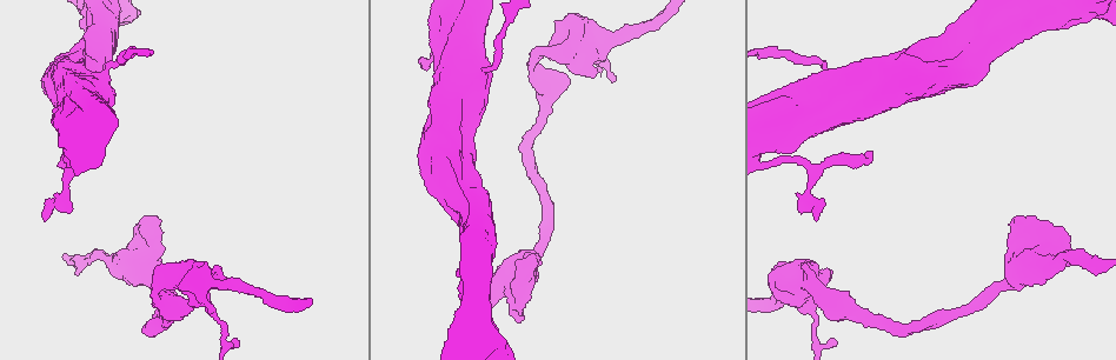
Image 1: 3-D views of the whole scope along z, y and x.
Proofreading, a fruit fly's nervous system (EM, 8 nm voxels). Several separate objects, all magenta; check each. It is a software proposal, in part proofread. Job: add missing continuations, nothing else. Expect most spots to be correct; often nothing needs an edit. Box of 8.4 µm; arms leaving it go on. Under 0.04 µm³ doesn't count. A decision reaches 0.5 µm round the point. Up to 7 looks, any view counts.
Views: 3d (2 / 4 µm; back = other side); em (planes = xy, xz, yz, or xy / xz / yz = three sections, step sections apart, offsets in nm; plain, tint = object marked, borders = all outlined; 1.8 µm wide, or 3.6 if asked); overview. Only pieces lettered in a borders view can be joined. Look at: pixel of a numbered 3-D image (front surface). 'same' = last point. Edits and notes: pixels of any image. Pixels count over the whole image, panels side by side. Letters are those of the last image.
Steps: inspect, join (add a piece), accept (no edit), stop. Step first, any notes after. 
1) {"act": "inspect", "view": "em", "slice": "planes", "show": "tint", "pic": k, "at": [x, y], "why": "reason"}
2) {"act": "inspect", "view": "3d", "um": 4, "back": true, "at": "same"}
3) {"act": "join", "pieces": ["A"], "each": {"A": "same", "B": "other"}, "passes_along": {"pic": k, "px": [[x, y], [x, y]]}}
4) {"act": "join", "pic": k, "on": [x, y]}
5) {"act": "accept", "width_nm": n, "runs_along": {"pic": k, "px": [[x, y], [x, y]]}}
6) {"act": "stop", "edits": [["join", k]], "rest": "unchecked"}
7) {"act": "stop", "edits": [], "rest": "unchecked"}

{"act": "inspect", "view": "em", "slice": "yz", "step": 8, "show": "tint", "pic": 1, "at": [867, 155], "why": "free end"}

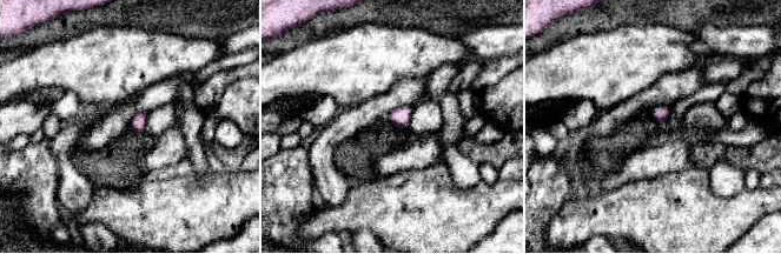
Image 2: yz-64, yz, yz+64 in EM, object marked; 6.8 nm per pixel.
{"act": "inspect", "view": "em", "slice": "planes", "show": "tint", "at": "same", "why": "cut it another way"}

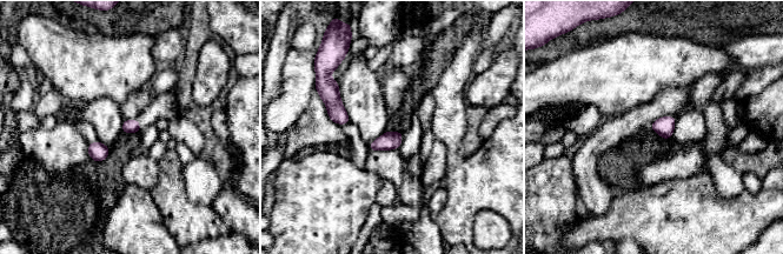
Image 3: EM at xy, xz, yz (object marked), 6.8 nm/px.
{"act": "inspect", "view": "em", "slice": "planes", "show": "borders", "at": "same"}

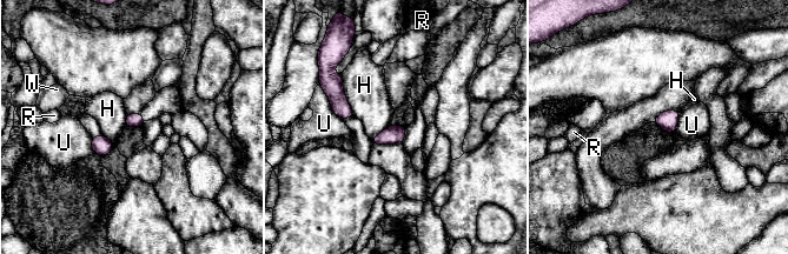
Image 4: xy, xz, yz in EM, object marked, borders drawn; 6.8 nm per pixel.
{"act": "accept", "width_nm": 100, "each": {"H": "other", "R": "other", "U": "other", "W": "other"}, "border": {"pic": 4, "px": [[342, 80], [344, 97], [353, 115]]}, "found": "none of them fits"}

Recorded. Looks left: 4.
{"act": "inspect", "view": "em", "slice": "planes", "show": "borders", "pic": 1, "at": [420, 60], "why": "thin end"}

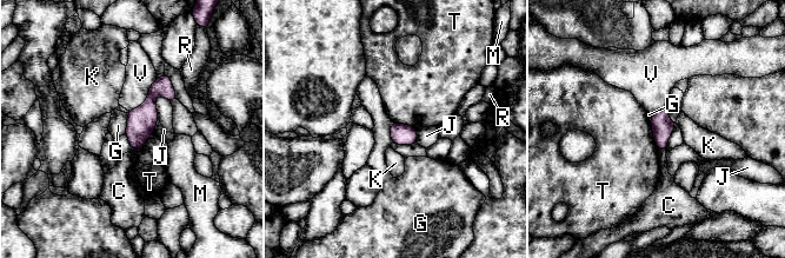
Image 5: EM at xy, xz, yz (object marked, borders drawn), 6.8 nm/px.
{"act": "accept", "width_nm": 140, "each": {"C": "other", "G": "other", "J": "other", "K": "other", "M": "other", "R": "other", "T": "other", "V": "other"}, "border": {"pic": 5, "px": [[128, 113], [125, 133]]}, "found": "no lettered piece goes on from it"}

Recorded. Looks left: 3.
{"act": "inspect", "view": "em", "slice": "planes", "show": "tint", "pic": 1, "at": [594, 72], "why": "an open end"}

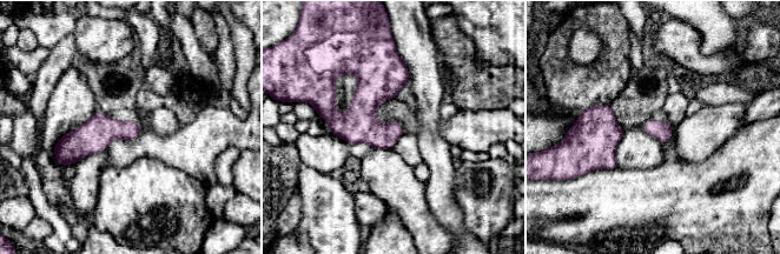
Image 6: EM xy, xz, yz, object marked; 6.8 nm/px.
{"act": "inspect", "view": "em", "slice": "planes", "show": "borders", "at": "same", "why": "what lies round it"}

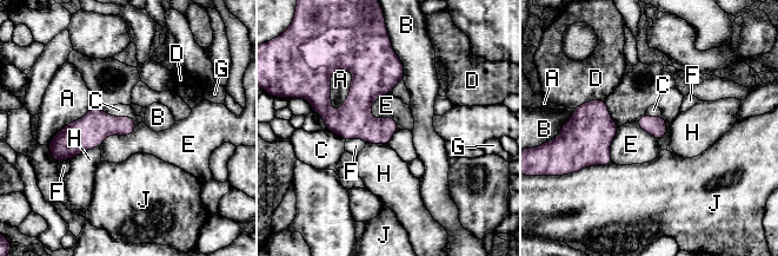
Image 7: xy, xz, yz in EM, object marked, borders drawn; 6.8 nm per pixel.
{"act": "accept", "each": {"A": "other", "B": "other", "C": "other", "D": "other", "E": "other", "F": "other", "G": "other", "H": "other", "J": "other"}, "border": {"pic": 7, "px": [[380, 94], [371, 115], [399, 128]]}, "found": "no lettered piece goes on from it"}

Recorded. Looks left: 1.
{"act": "stop", "edits": [], "rest": "unchecked"}

